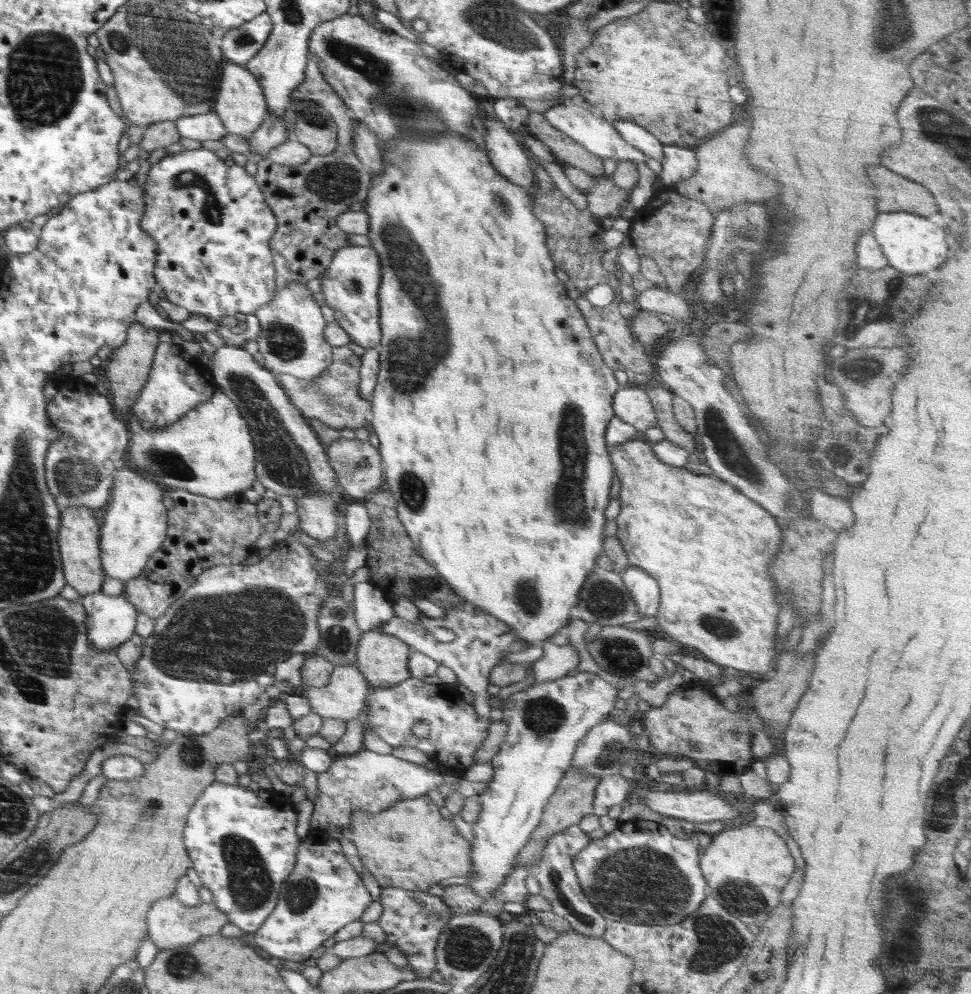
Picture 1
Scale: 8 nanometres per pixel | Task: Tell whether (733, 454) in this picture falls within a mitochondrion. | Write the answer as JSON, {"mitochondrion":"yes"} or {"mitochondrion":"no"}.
{"mitochondrion":"yes"}

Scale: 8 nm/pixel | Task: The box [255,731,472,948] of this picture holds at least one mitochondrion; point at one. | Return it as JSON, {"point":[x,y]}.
{"point":[301,895]}

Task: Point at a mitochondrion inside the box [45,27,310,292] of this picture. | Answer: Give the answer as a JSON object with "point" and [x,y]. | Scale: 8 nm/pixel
{"point":[193,182]}

